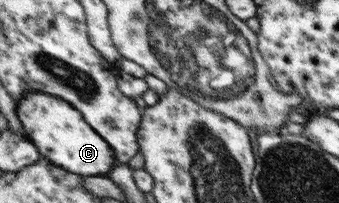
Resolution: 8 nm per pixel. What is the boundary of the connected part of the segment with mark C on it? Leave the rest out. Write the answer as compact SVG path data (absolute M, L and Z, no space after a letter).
M29 91L19 102L19 113L30 140L51 162L87 177L107 177L117 167L115 148L97 132L96 127L89 124L81 110L64 98L45 91Z

